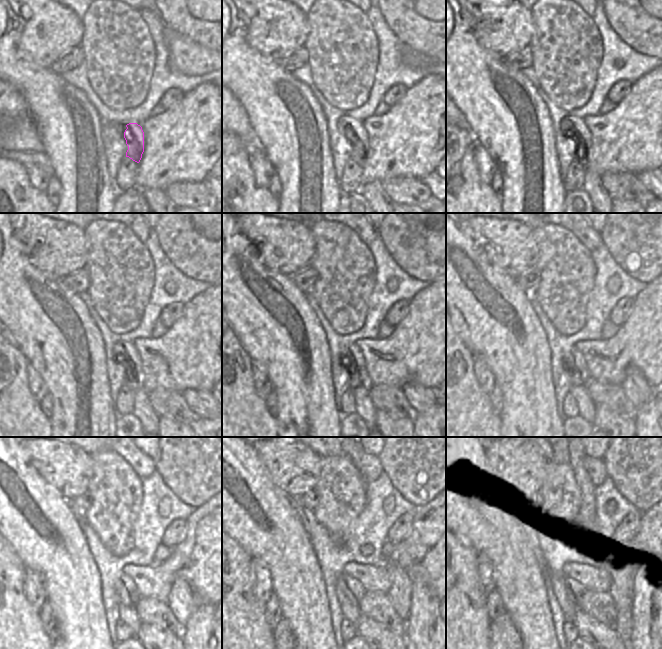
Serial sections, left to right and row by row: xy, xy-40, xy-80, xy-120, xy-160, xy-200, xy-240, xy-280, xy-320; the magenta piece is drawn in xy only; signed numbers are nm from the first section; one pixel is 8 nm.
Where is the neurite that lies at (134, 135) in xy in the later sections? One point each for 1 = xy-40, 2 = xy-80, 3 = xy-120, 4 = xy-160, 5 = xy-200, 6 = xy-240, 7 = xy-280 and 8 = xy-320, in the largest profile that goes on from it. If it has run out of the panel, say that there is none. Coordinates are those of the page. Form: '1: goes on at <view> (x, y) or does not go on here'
1: goes on at xy-40 (356, 132)
2: goes on at xy-80 (580, 132)
3: goes on at xy-120 (134, 375)
4: goes on at xy-160 (357, 368)
5: goes on at xy-200 (579, 375)
6: goes on at xy-240 (127, 591)
7: goes on at xy-280 (353, 585)
8: goes on at xy-320 (577, 589)

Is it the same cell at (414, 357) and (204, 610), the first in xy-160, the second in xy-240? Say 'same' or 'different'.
different

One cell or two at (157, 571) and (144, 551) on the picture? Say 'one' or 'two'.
two

